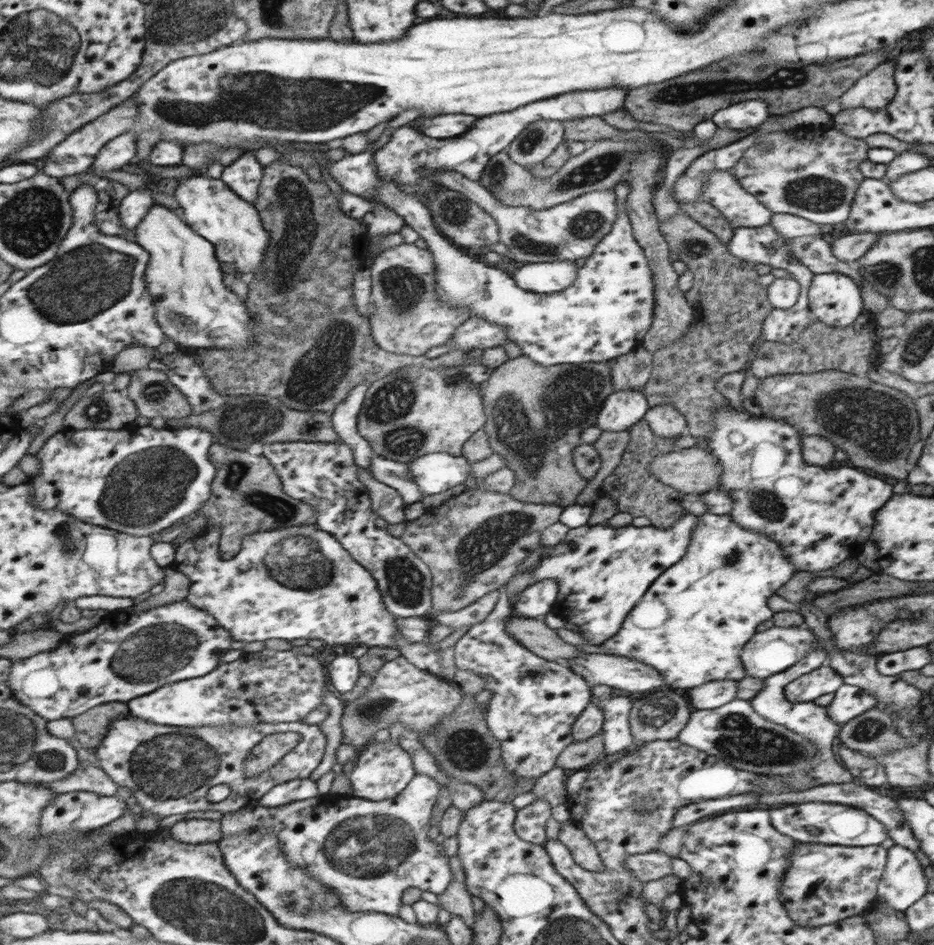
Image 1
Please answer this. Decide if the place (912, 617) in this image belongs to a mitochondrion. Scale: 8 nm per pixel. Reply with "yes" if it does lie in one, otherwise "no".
no

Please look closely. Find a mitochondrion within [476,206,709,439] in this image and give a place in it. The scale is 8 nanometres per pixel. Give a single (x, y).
(583, 225)

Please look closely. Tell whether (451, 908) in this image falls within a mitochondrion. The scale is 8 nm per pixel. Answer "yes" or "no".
no

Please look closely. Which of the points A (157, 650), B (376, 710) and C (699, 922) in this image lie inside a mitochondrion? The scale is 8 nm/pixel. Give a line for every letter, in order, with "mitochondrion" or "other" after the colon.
A: mitochondrion
B: mitochondrion
C: other

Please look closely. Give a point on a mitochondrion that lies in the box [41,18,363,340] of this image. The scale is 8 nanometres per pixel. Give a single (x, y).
(300, 231)

